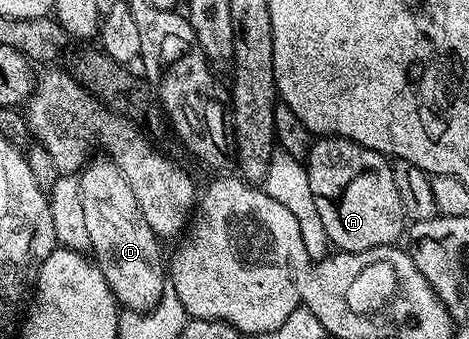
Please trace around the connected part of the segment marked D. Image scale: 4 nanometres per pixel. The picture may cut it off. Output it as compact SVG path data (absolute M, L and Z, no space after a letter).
M110 159L102 160L88 160L78 174L90 252L120 306L148 313L162 299L165 290L165 269L159 266L160 242L149 223L145 223L145 215L141 215L141 207L137 207L133 187L129 187L125 175Z

